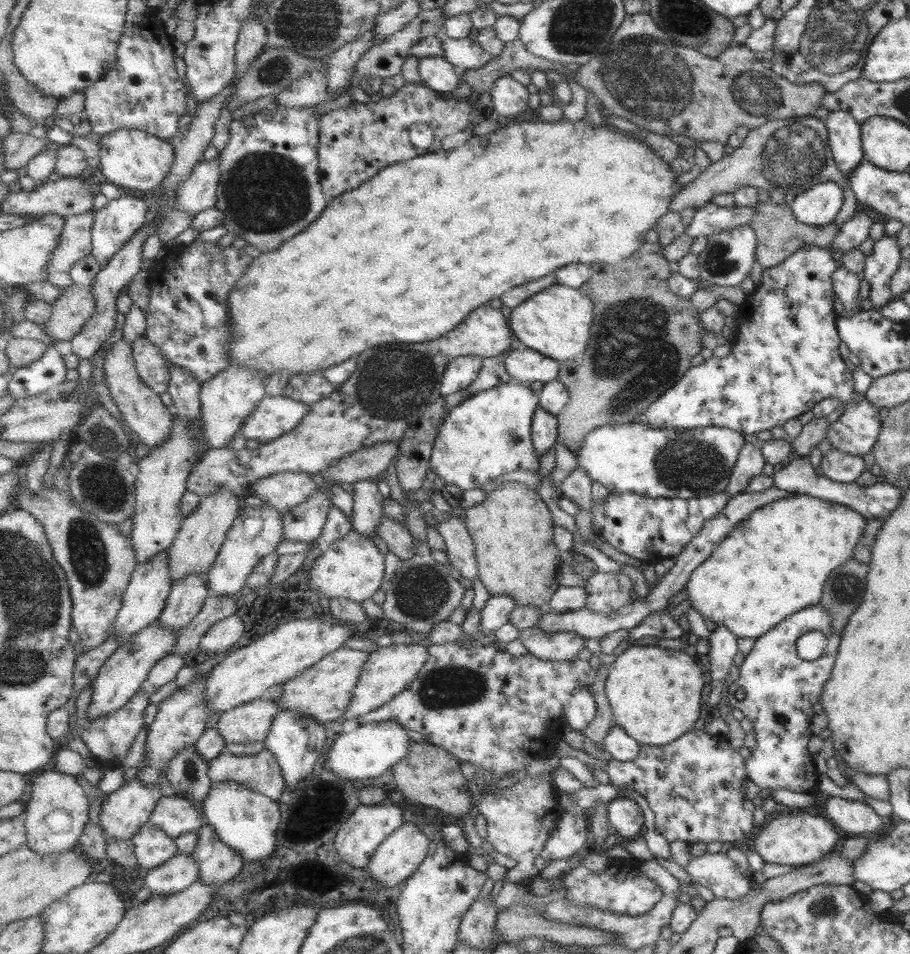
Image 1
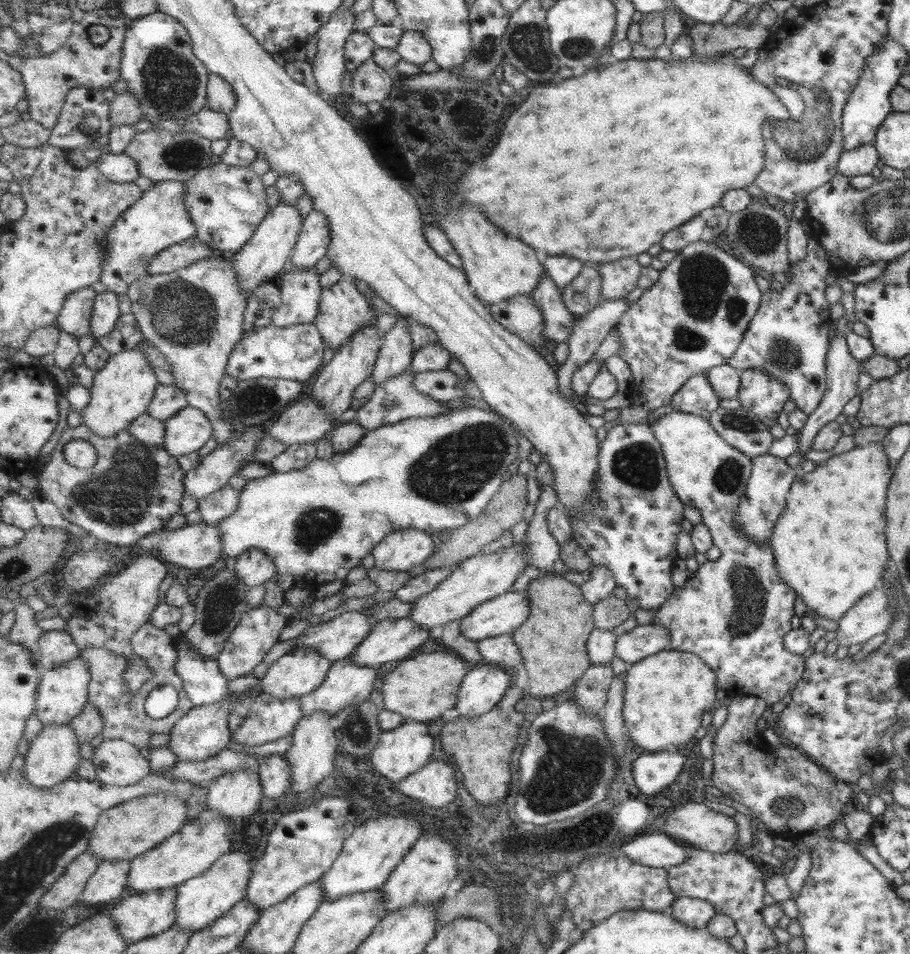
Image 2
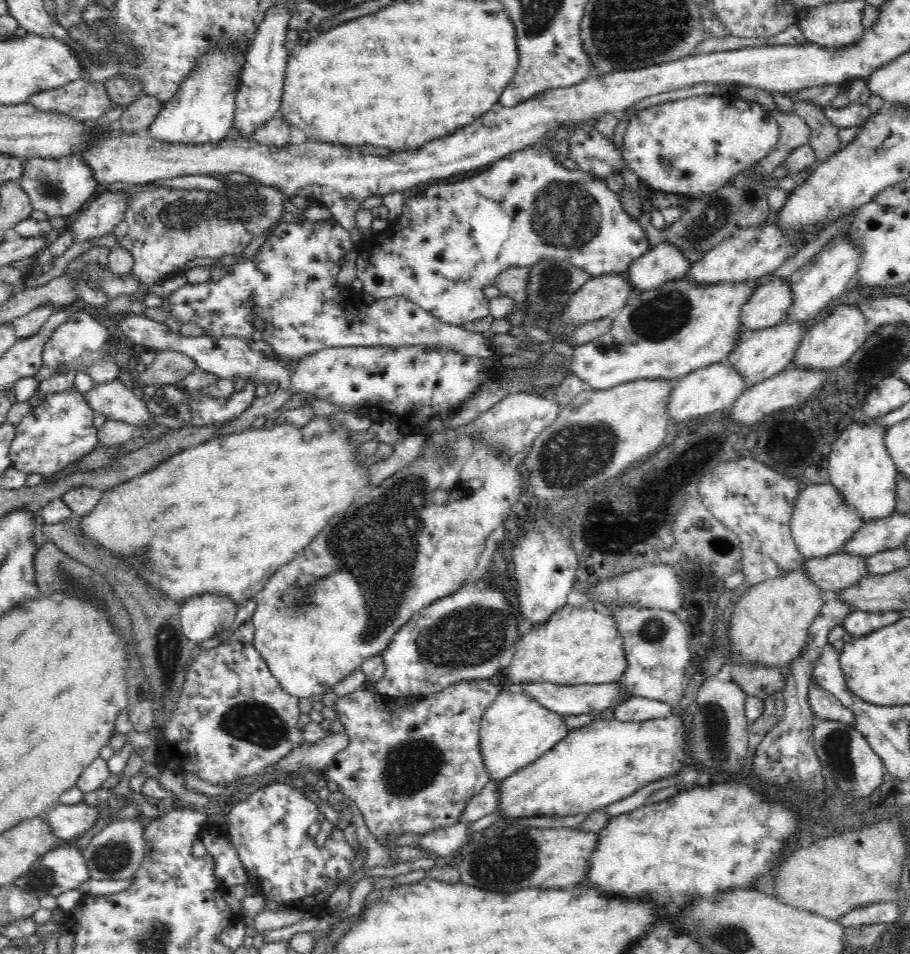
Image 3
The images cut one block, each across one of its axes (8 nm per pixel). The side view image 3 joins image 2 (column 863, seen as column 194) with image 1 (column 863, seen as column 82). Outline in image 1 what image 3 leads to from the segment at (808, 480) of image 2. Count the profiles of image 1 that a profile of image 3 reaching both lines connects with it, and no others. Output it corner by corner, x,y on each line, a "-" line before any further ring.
795,493
794,495
787,495
772,500
767,504
758,506
753,512
750,512
744,520
735,525
731,533
725,537
725,540
716,544
711,554
701,563
697,568
694,568
693,574
687,584
687,600
690,601
691,608
695,608
701,614
703,620
711,620
717,625
724,626
732,635
739,638
754,638
764,635
770,628
773,628
777,623
792,612
797,612
802,608
818,604
820,601
821,589
825,578
829,576
831,570
835,570
837,566
841,566
846,560
852,558
853,548
856,547
863,527
865,527
866,520
848,506
837,504
836,502
826,501
820,498
815,498
806,494

